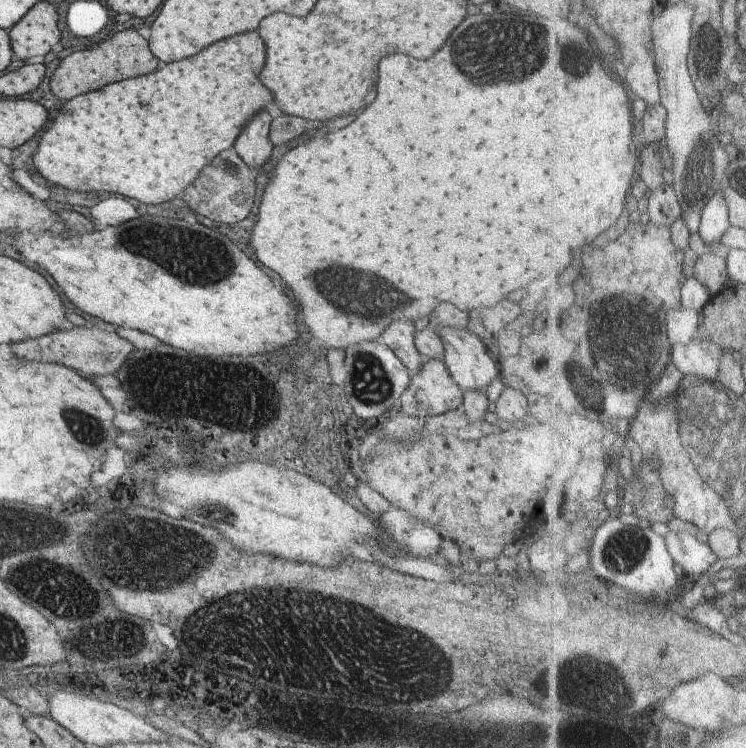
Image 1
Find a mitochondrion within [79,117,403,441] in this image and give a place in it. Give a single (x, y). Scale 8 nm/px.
(199, 262)

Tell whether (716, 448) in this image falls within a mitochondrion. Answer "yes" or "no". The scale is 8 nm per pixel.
yes

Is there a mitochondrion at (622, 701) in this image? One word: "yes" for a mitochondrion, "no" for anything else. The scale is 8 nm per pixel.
yes

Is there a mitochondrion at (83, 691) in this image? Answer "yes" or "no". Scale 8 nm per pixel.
no

